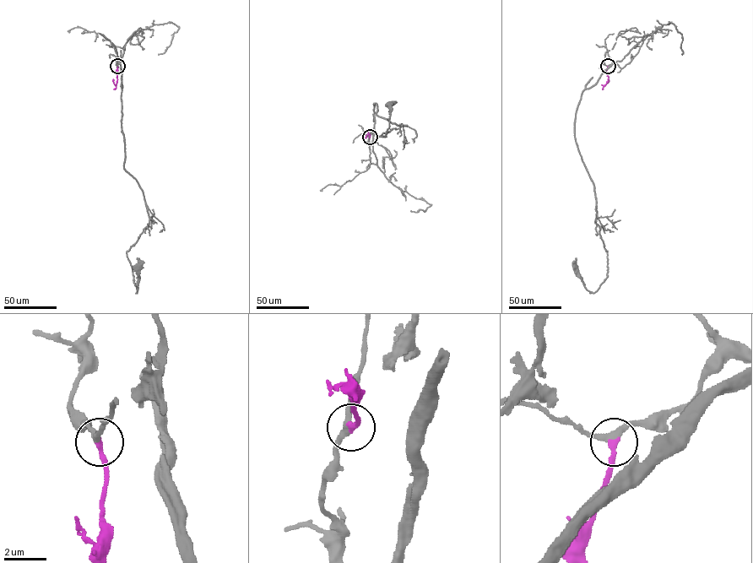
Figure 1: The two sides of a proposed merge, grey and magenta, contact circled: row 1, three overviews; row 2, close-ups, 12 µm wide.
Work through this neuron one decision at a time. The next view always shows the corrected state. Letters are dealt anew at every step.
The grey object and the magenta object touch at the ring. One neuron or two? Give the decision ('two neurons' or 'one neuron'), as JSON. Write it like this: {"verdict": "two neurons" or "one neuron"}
{"verdict": "one neuron"}

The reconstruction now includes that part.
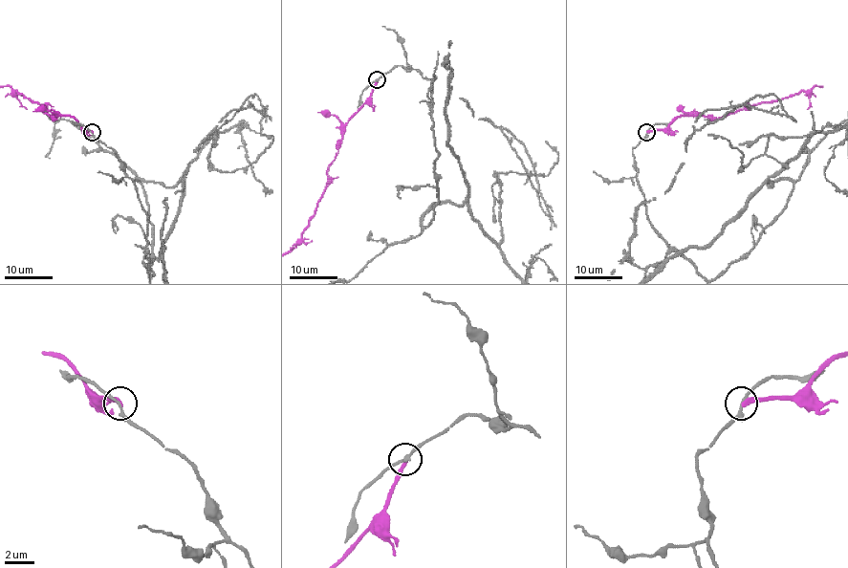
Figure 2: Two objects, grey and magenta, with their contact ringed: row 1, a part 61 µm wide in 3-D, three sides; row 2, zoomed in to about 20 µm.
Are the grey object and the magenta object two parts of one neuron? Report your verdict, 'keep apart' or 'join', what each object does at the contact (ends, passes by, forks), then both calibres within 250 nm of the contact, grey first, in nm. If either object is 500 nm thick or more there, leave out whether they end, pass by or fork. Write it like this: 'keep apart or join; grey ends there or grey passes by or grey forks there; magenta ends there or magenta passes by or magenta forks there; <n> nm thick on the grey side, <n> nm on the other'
keep apart; grey passes by; magenta ends there; 180 nm thick on the grey side, 240 nm on the other

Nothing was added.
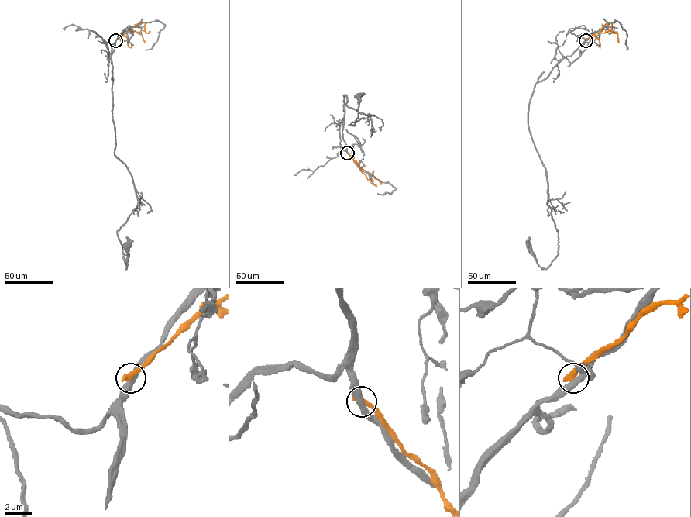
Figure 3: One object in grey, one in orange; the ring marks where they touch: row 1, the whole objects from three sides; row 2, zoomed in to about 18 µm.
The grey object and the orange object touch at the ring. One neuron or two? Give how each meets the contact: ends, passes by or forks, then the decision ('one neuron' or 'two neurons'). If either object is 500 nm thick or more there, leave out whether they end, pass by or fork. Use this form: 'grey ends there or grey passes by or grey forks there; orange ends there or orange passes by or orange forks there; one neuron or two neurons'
two neurons

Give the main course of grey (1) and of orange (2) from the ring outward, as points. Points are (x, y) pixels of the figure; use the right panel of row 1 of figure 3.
1: (586, 40), (536, 84), (528, 105), (528, 129), (545, 169), (558, 254), (542, 268), (528, 245)
2: (586, 40), (600, 32), (607, 22), (612, 25), (612, 32), (617, 31)

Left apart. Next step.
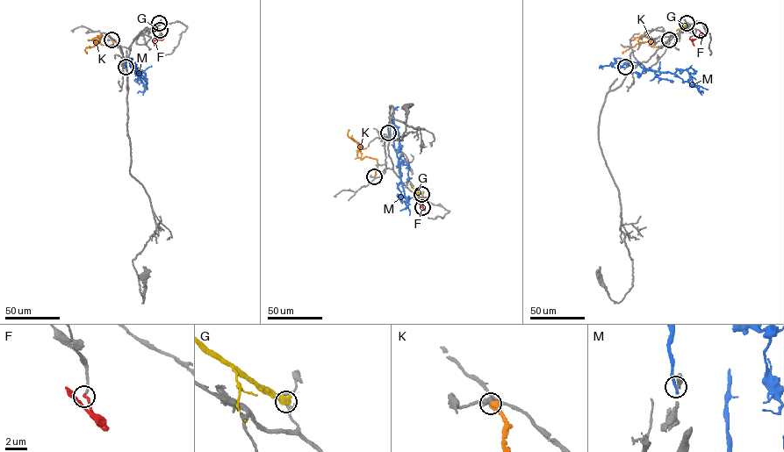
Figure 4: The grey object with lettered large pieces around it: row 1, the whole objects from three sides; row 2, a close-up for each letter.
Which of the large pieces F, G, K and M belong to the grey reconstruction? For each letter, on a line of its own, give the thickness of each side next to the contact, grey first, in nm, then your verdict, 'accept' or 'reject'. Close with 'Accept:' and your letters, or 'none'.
F: 190 nm thick on the grey side, 220 nm on the other; accept
G: 190 nm thick on the grey side, 750 nm on the other; reject
K: 420 nm thick on the grey side, 320 nm on the other; reject
M: 340 nm thick on the grey side, 360 nm on the other; reject
Accept: F

